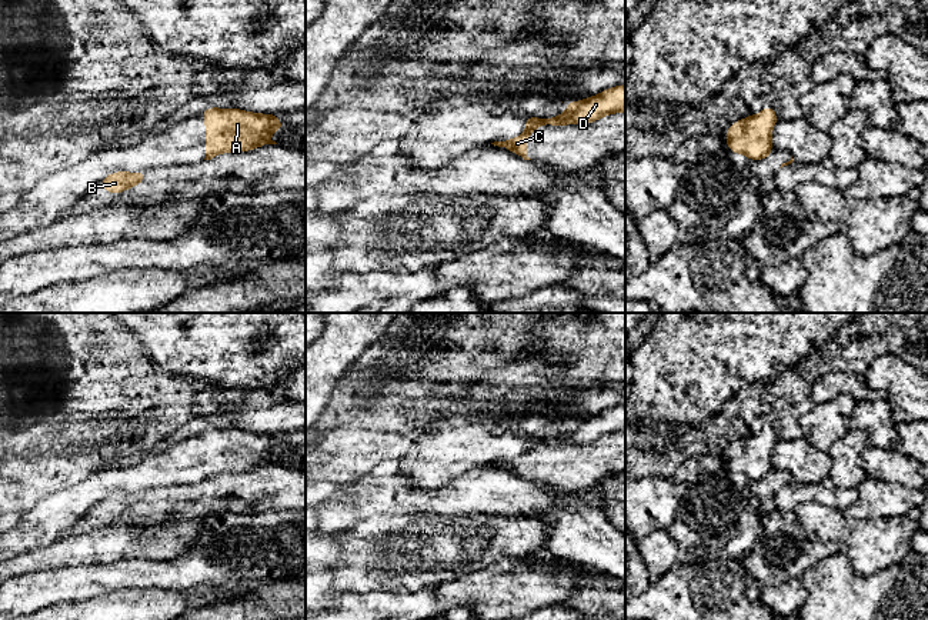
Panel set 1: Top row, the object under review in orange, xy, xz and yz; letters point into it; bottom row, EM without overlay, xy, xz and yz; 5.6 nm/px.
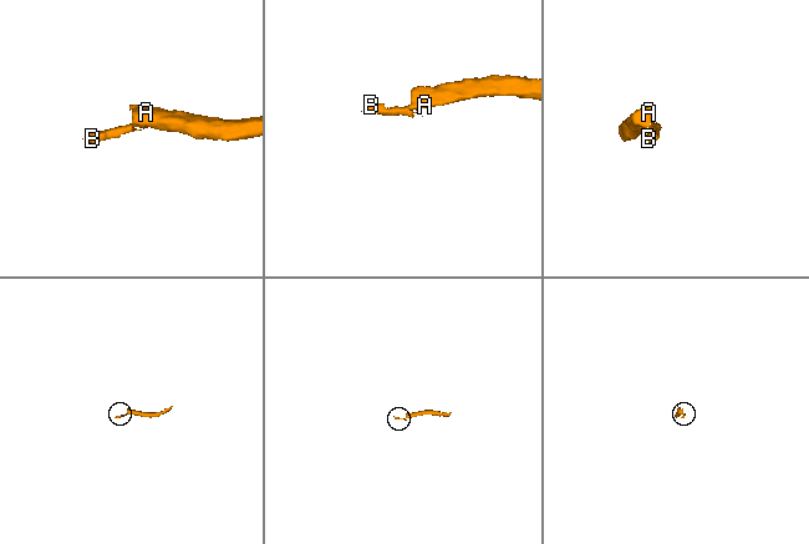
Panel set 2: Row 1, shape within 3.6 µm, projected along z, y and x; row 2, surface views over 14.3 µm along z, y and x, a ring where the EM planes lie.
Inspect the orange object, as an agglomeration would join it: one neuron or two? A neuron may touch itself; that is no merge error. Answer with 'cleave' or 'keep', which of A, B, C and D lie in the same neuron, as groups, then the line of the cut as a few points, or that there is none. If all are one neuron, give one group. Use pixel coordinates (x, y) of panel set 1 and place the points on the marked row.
cleave | A D / B C | xz (526, 130), (531, 132)

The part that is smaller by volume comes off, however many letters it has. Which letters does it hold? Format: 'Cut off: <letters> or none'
Cut off: B, C

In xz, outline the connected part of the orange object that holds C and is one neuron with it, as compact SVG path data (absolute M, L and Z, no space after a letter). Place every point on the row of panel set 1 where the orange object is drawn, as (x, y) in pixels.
M525 131L524 134L520 134L515 139L494 141L491 144L503 147L503 149L508 149L508 150L514 151L515 154L521 156L524 160L531 160L525 151L527 140L531 134L533 134L533 131Z

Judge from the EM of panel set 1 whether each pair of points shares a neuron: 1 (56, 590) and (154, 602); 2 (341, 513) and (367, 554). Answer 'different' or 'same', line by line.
1: different
2: different

